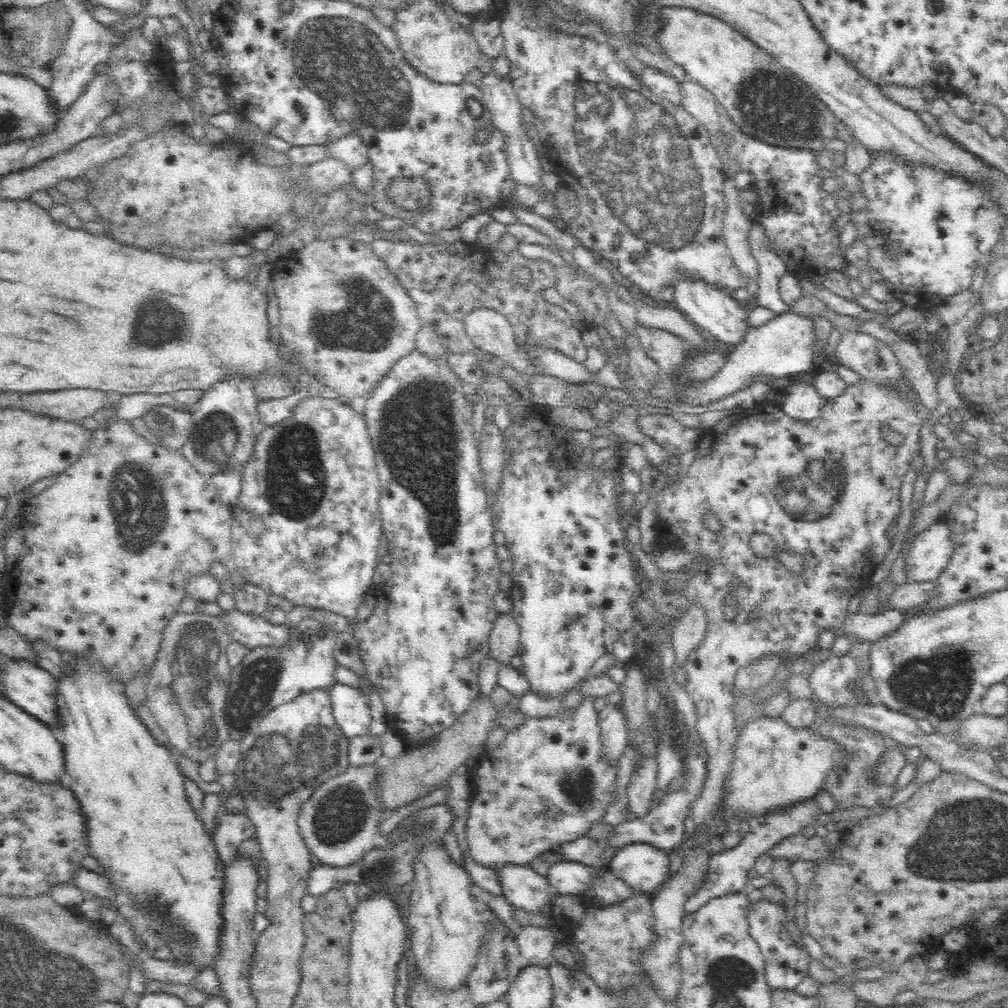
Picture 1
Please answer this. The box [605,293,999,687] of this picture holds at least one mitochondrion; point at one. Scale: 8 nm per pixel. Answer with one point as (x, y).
(810, 492)

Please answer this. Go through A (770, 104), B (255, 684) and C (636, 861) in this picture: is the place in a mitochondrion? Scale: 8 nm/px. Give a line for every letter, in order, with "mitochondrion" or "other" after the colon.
A: mitochondrion
B: mitochondrion
C: other

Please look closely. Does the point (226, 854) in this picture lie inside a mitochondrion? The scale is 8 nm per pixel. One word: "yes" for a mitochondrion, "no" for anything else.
no

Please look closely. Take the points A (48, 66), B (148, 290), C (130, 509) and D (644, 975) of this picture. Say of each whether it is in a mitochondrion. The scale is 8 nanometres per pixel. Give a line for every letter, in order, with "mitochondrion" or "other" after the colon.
A: other
B: mitochondrion
C: mitochondrion
D: other

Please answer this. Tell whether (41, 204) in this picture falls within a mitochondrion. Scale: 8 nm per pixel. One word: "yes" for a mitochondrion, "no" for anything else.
no

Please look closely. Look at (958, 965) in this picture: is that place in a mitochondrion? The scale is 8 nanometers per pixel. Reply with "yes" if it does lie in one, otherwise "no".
no

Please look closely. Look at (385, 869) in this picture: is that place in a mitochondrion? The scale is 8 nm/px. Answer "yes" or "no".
yes

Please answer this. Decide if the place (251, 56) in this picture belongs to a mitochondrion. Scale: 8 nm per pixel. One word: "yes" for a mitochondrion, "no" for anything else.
no

